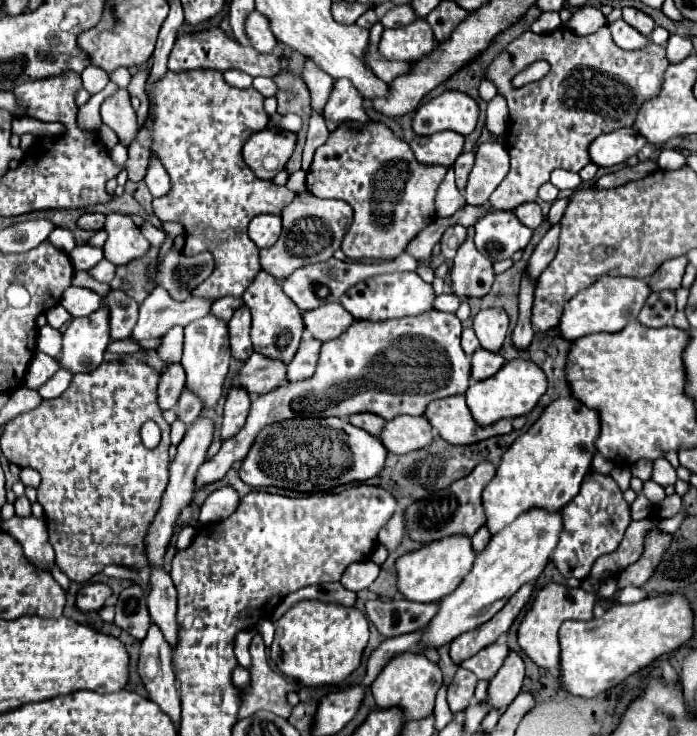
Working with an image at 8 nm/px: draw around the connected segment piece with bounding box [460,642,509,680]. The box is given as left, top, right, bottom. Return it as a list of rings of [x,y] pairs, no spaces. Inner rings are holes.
[[[505,642],[492,644],[480,650],[475,656],[463,661],[460,666],[471,670],[479,680],[491,680],[507,658],[509,648]]]

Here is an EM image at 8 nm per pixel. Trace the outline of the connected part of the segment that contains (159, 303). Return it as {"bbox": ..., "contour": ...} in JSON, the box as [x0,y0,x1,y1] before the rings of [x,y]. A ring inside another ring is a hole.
{"bbox":[131,286,211,342],"contour":[[[155,286],[139,308],[139,320],[137,326],[133,328],[131,338],[135,342],[161,338],[177,324],[187,326],[189,322],[207,316],[209,306],[211,300],[203,300],[203,298],[177,302],[165,292],[165,288]]]}

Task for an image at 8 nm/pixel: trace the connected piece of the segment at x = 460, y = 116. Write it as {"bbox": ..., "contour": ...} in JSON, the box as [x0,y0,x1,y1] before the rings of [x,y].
{"bbox":[413,90,479,136],"contour":[[[445,90],[417,110],[413,130],[419,136],[429,136],[441,130],[453,130],[467,136],[475,130],[477,118],[479,104],[469,94],[461,90]]]}

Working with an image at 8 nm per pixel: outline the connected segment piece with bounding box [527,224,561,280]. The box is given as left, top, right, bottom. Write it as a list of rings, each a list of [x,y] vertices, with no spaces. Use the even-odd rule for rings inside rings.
[[[553,224],[553,226],[549,228],[549,232],[541,238],[541,242],[537,244],[533,256],[529,258],[527,272],[529,272],[529,276],[531,276],[533,280],[539,278],[539,274],[549,266],[549,262],[553,260],[553,256],[555,256],[555,252],[557,252],[557,242],[559,242],[559,232],[561,232],[559,226],[561,226],[561,224]]]

